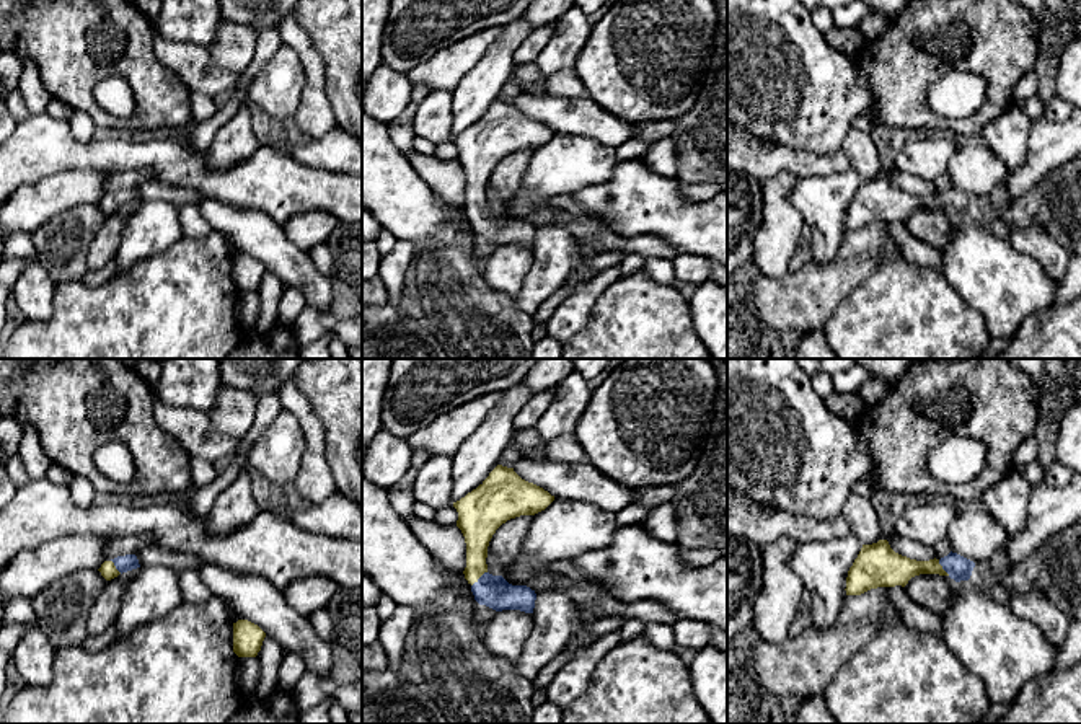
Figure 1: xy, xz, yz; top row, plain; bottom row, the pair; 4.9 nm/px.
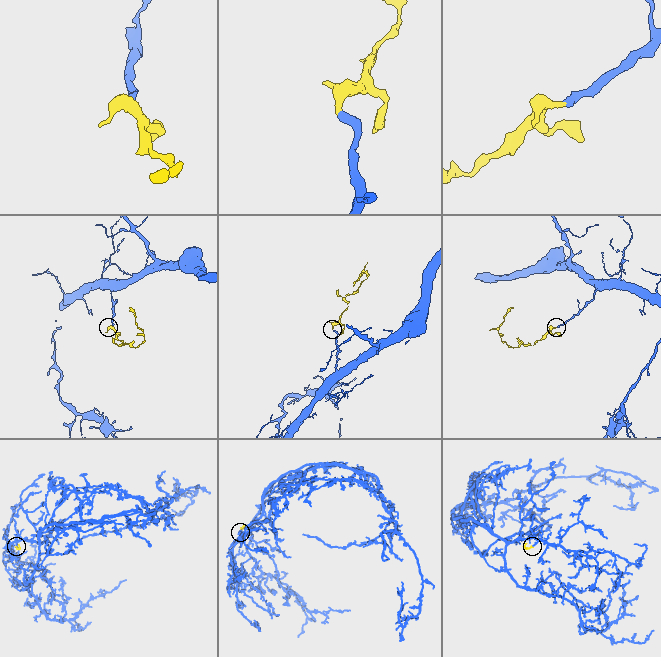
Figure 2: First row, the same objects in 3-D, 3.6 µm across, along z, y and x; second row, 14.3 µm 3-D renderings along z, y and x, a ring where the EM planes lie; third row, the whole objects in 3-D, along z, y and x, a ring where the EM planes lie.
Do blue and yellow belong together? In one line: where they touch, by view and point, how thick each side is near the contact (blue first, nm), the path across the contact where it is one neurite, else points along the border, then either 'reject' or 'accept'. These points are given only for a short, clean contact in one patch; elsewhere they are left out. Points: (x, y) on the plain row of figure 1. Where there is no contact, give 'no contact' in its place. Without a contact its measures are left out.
meets blue in xz at (478, 214); 160 nm thick on the blue side, 160 nm on the other; runs through xz (493, 225), (478, 214), (478, 163); accept

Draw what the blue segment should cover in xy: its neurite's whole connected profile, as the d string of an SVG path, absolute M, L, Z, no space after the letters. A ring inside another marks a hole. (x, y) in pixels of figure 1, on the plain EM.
M135 189L117 191L111 196L104 196L98 204L106 215L117 212L122 207L140 202Z

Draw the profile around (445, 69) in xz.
M501 28L479 29L458 42L437 51L427 62L408 72L413 85L453 91L501 38Z

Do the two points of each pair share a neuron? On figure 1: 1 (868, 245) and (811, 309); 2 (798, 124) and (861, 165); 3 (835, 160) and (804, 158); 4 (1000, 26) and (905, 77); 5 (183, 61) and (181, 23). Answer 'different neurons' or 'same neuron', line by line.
1: same neuron
2: different neurons
3: same neuron
4: same neuron
5: different neurons

